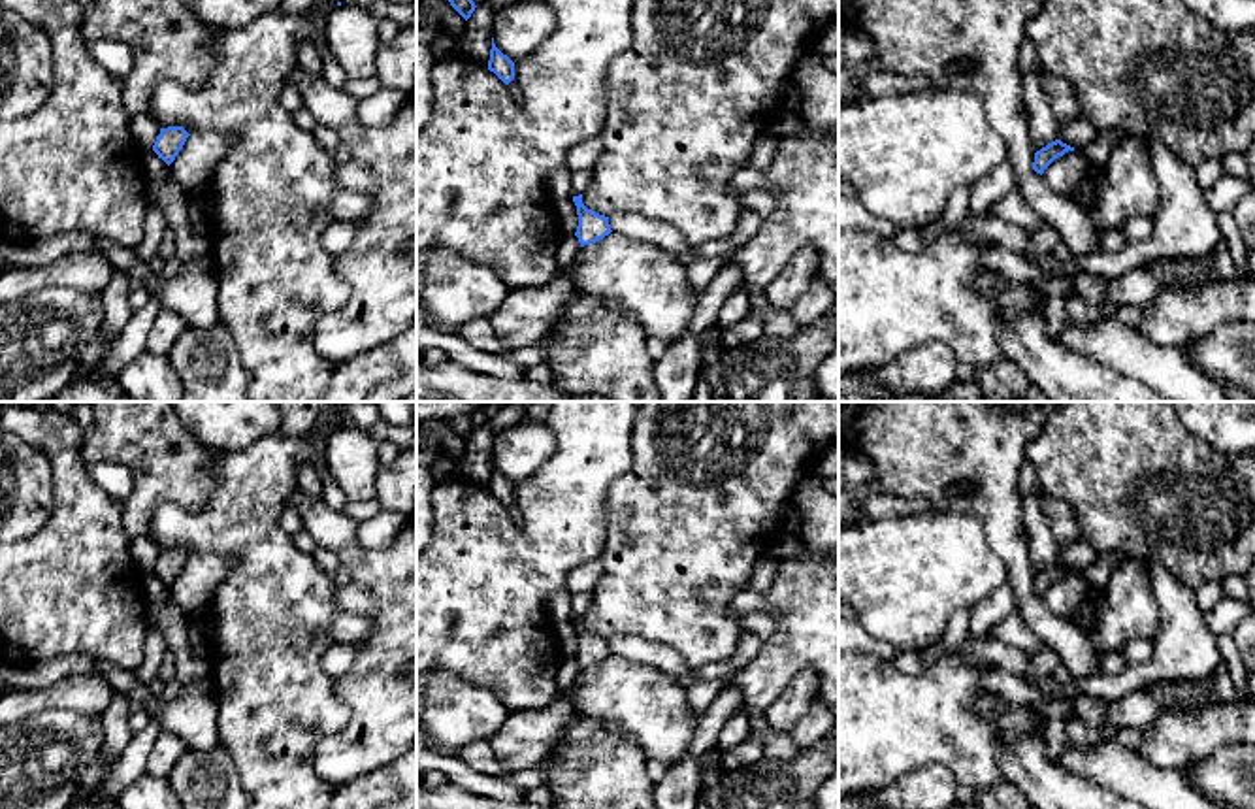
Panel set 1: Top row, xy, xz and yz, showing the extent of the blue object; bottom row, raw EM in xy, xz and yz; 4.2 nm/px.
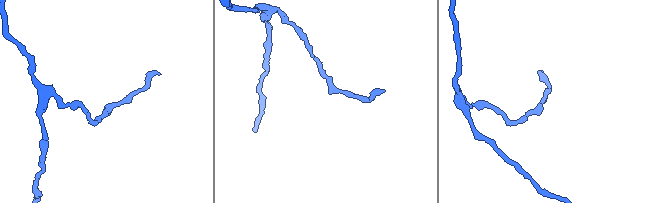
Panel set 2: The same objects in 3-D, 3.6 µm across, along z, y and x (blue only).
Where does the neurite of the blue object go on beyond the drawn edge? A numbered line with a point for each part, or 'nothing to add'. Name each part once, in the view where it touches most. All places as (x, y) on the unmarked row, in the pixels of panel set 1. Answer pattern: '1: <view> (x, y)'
nothing to add

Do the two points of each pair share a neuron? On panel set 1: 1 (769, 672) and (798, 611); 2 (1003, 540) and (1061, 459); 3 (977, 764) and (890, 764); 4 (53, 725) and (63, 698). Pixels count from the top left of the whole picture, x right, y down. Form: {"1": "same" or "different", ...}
{"1": "same", "2": "different", "3": "same", "4": "different"}

